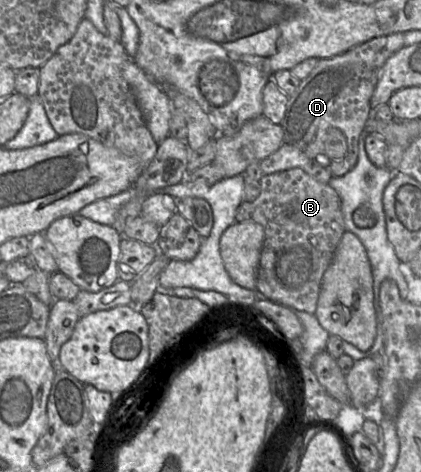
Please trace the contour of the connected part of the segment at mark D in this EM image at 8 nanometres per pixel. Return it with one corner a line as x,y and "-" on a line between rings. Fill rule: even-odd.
396,32
372,38
333,57
319,59
316,67
289,96
286,114
280,123
284,143
294,145
317,162
323,157
326,162
320,160
318,164
329,166
334,177
352,170
358,161
360,136
373,116
370,100
379,74
386,61
404,46
404,33
-
330,128
339,129
347,139
348,152
342,160
326,157
325,133

